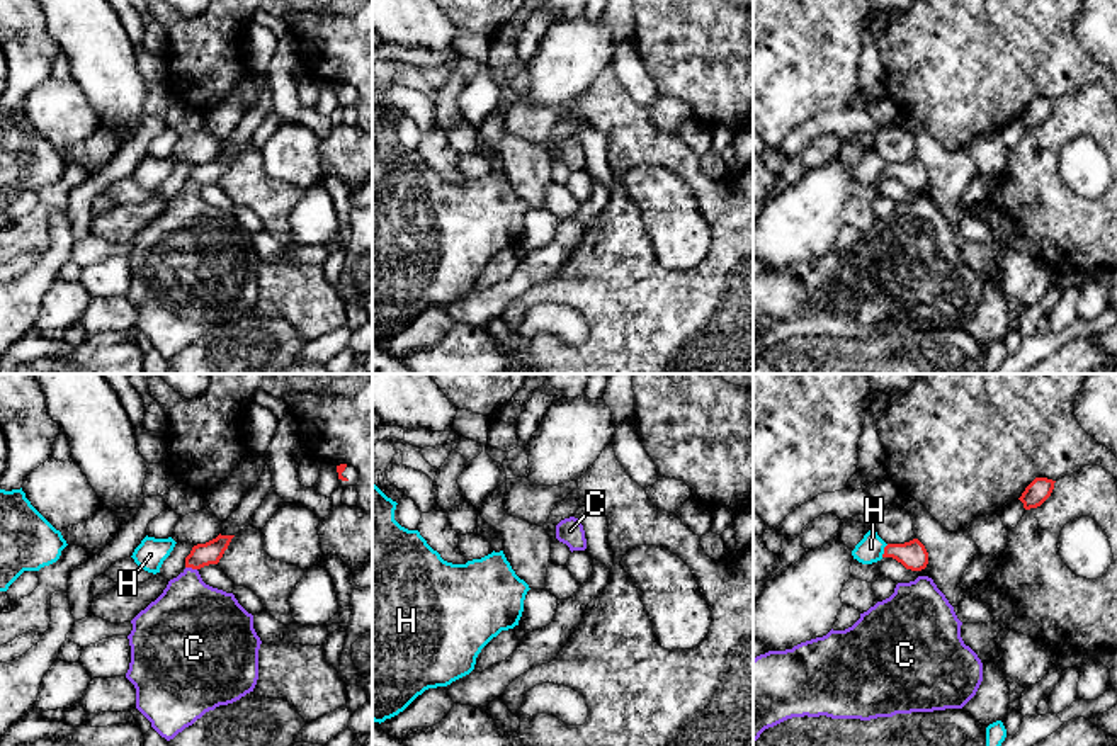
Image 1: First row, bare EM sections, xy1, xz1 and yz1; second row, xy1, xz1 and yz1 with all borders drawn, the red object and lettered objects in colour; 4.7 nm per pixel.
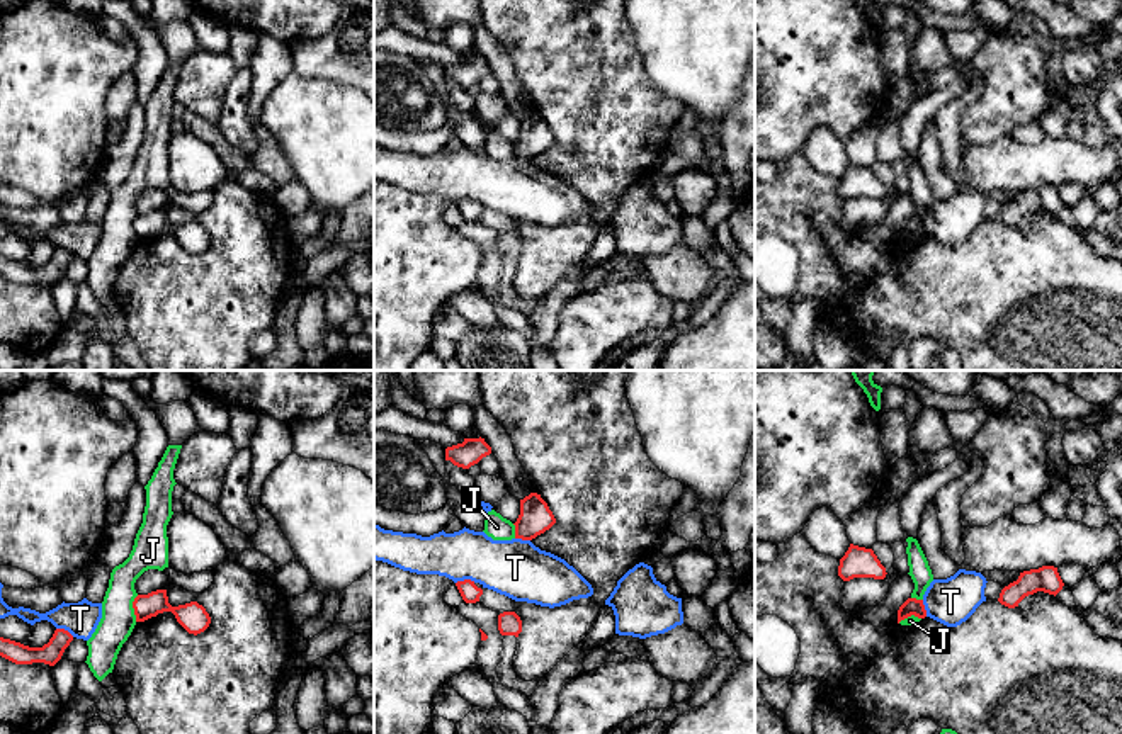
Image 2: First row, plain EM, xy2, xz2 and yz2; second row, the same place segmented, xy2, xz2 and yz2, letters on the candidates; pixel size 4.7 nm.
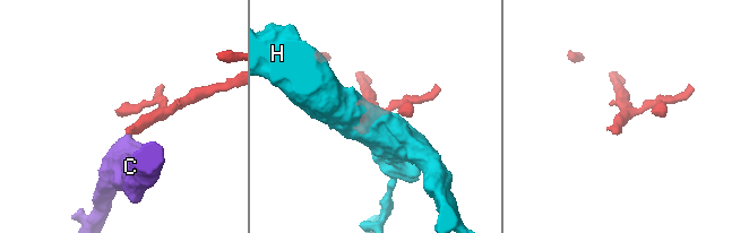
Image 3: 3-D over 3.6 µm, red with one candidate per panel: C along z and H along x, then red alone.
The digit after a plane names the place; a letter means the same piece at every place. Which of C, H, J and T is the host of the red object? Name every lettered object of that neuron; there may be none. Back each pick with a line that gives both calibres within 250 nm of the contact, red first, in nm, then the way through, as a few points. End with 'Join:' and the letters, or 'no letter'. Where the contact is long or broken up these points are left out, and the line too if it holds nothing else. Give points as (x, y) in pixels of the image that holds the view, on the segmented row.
C: 110/360 nm
Join: C

